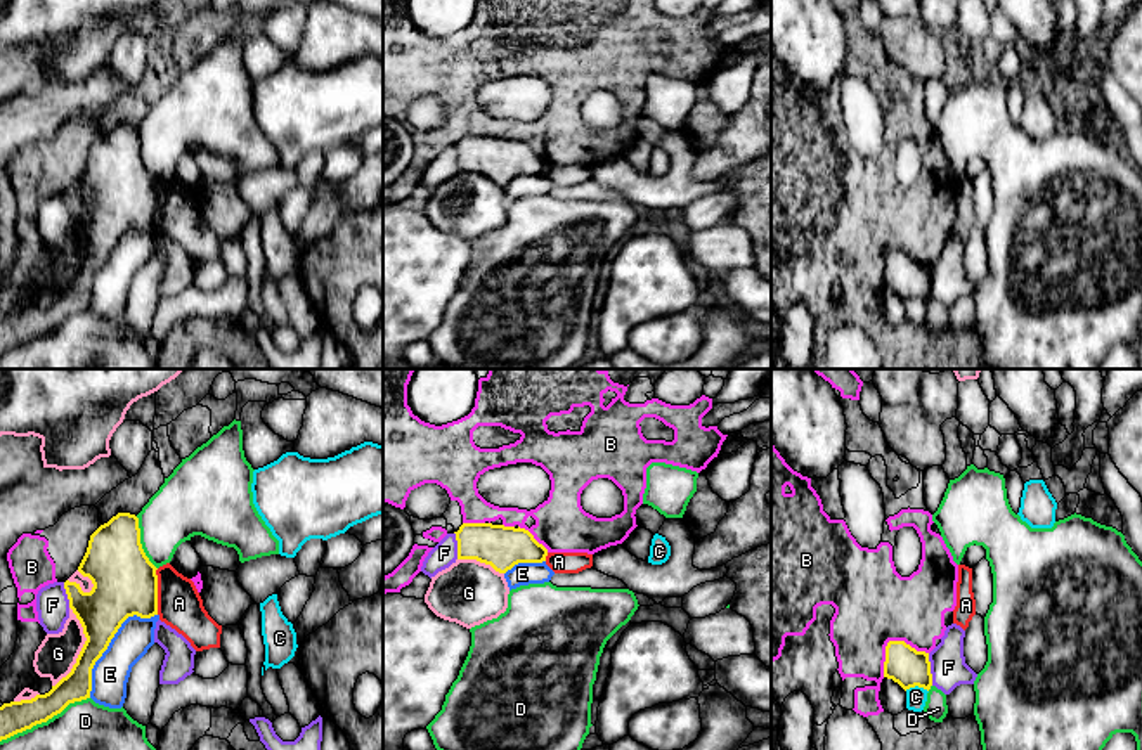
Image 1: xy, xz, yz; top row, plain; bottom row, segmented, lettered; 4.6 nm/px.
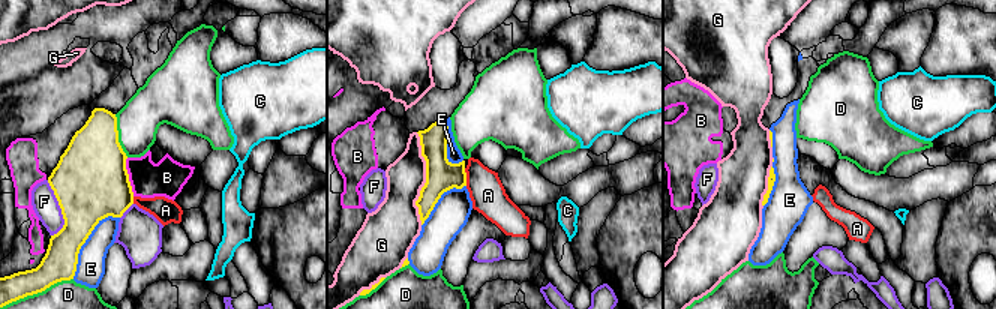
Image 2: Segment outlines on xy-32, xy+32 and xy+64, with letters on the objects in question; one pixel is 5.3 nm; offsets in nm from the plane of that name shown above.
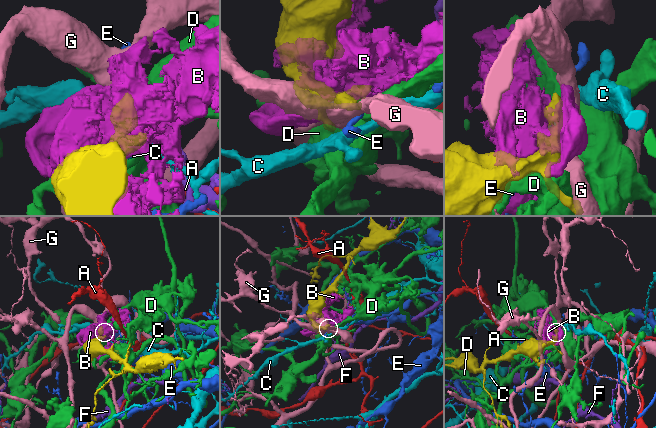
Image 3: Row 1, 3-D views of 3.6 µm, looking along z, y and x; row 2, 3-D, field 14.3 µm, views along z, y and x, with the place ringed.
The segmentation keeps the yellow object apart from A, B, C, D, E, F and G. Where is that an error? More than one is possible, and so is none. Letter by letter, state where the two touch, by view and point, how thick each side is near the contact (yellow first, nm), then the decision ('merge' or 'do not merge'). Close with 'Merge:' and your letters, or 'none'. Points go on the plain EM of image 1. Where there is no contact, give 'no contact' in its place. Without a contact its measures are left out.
A: xy (156, 203) | 300/200 nm | do not merge
B: yz (891, 253) | 180/360 nm | do not merge
C: yz (917, 297) | 180/100 nm | do not merge
D: xy (44, 333) | 140/460 nm | do not merge
E: xy (110, 253) | 260/170 nm | do not merge
F: yz (929, 281) | 180/170 nm | do not merge
G: xy (82, 260) | 220/180 nm | do not merge
Merge: none

